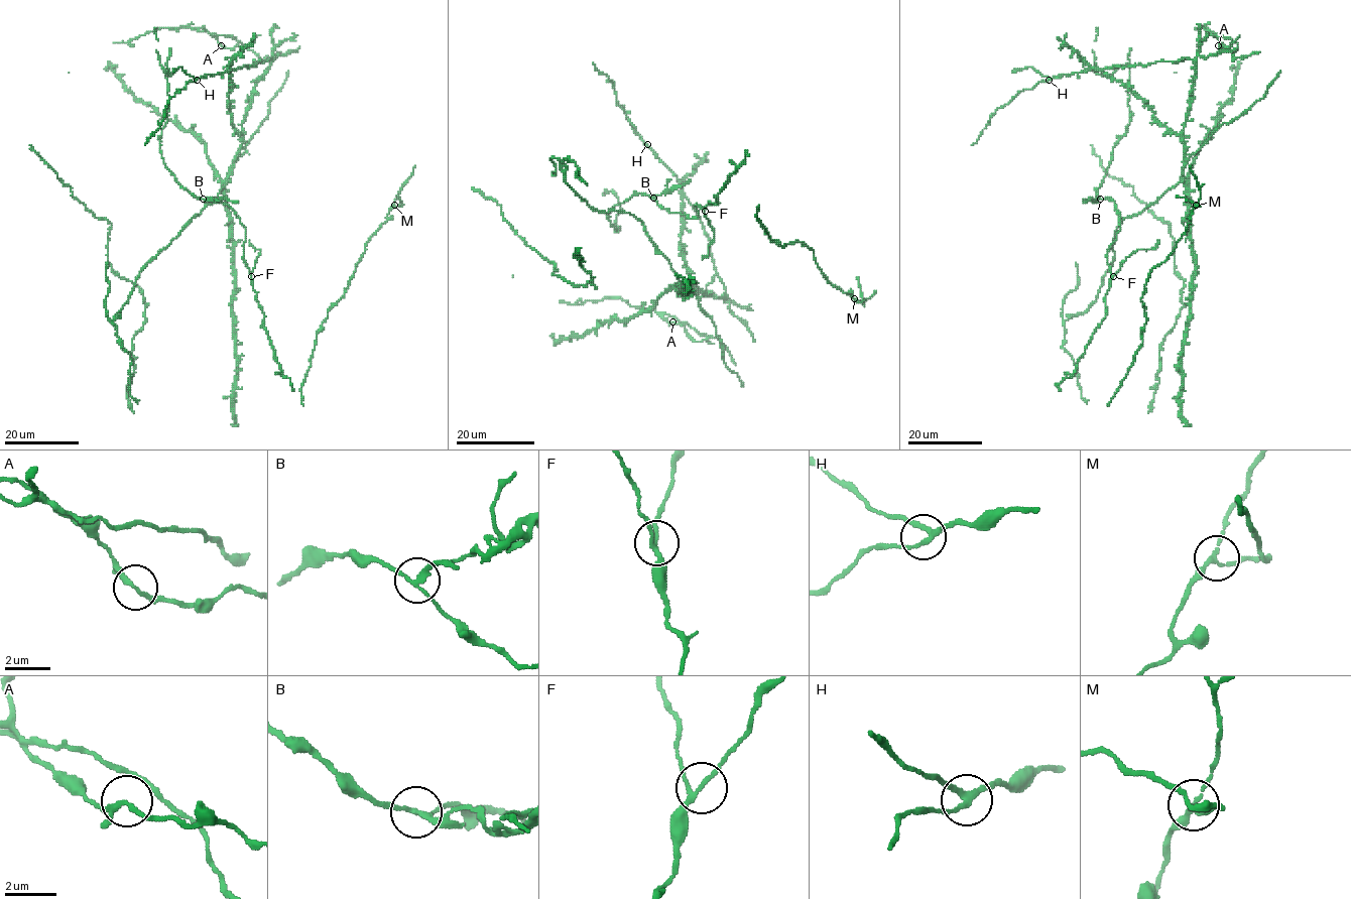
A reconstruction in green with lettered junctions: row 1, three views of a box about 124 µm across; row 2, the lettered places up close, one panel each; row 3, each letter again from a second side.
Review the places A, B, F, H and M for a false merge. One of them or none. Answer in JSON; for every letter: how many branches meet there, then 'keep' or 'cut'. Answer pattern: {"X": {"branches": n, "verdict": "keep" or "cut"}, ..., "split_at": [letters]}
{"A": {"branches": 3, "verdict": "keep"}, "B": {"branches": 3, "verdict": "cut"}, "F": {"branches": 3, "verdict": "keep"}, "H": {"branches": 3, "verdict": "keep"}, "M": {"branches": 3, "verdict": "keep"}, "split_at": ["B"]}

